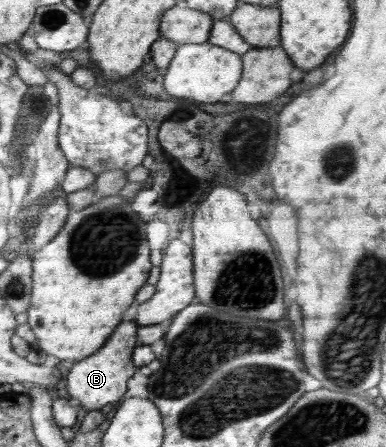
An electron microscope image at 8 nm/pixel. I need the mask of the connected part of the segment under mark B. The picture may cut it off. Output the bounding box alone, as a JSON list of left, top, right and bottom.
[65,320,140,411]

